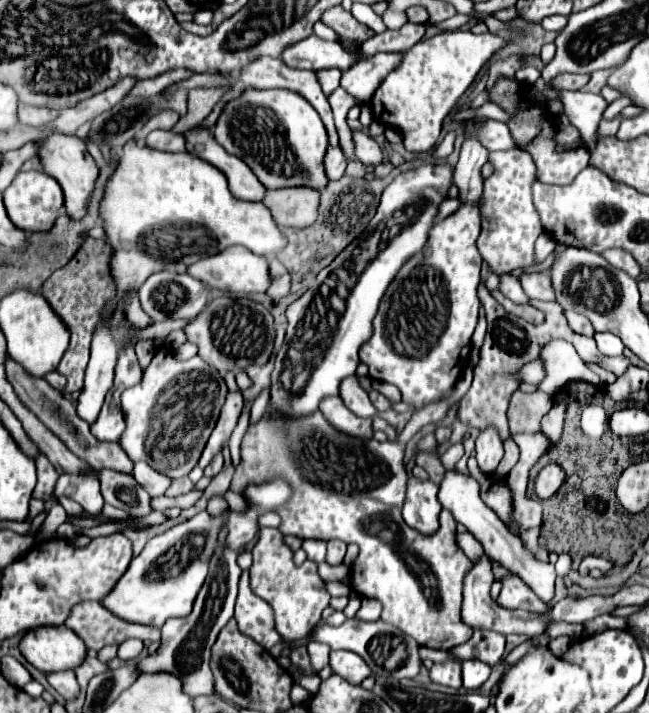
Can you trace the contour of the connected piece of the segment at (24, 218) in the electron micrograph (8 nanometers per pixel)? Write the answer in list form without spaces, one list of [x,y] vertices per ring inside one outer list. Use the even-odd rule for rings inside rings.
[[[20,171],[12,185],[4,191],[4,207],[8,217],[22,231],[48,231],[56,221],[62,201],[64,197],[60,185],[44,171]]]

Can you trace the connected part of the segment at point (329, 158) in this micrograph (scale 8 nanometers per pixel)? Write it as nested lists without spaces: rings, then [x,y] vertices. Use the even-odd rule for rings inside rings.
[[[328,147],[324,165],[326,165],[326,175],[328,175],[332,181],[336,181],[336,179],[340,179],[340,177],[346,173],[348,161],[346,161],[346,157],[344,157],[344,153],[342,153],[340,147]]]

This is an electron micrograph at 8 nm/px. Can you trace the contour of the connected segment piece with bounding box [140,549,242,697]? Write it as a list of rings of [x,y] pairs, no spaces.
[[[220,549],[214,553],[210,561],[208,577],[196,597],[194,609],[188,617],[182,619],[168,619],[162,627],[162,643],[156,653],[140,659],[140,671],[156,673],[156,671],[168,671],[184,681],[184,691],[192,697],[196,695],[212,695],[214,693],[214,681],[212,671],[208,667],[210,663],[210,649],[220,633],[220,629],[228,623],[228,619],[234,615],[234,601],[238,591],[238,579],[240,579],[240,567],[236,563],[236,553],[230,549]]]

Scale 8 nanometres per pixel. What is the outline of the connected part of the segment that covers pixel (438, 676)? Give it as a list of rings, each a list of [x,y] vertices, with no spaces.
[[[442,661],[434,663],[430,669],[430,679],[434,683],[446,685],[446,687],[462,687],[462,677],[460,677],[460,663],[456,661]]]

